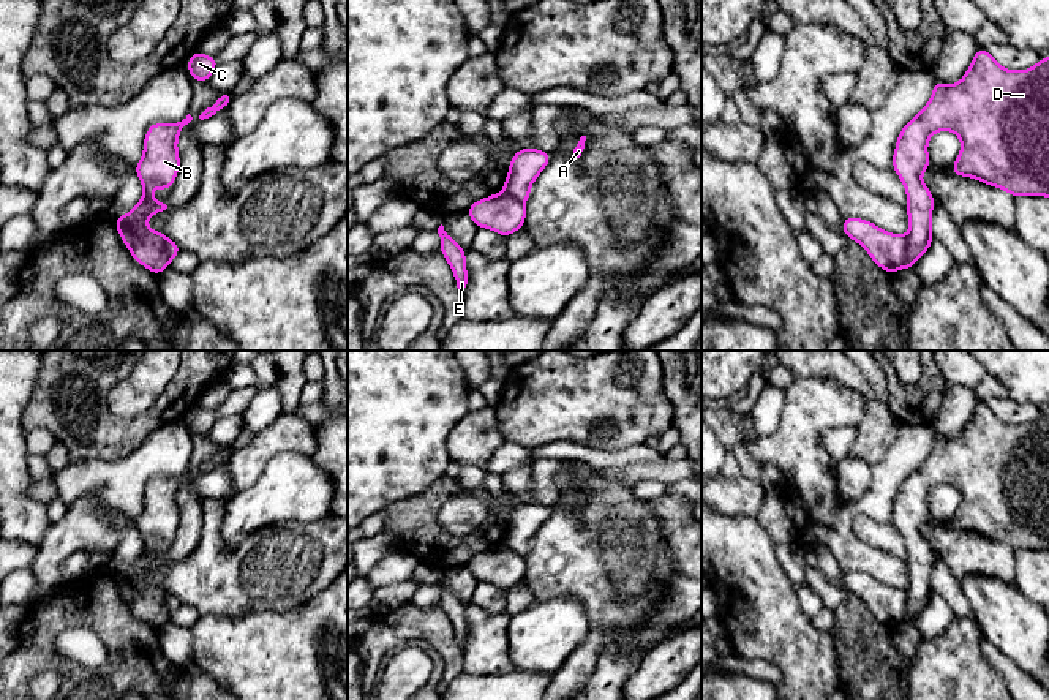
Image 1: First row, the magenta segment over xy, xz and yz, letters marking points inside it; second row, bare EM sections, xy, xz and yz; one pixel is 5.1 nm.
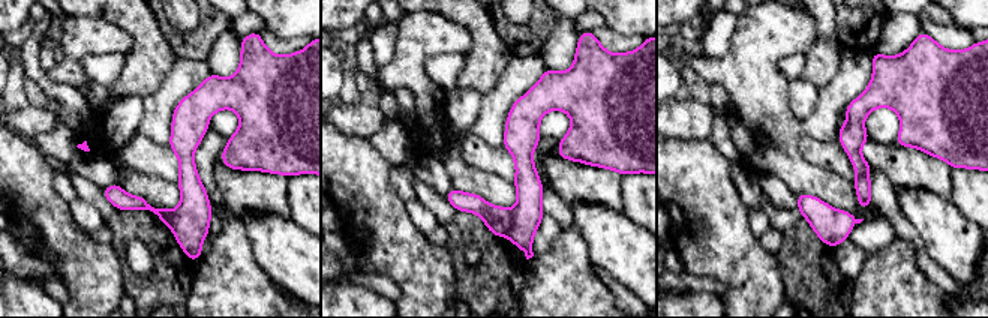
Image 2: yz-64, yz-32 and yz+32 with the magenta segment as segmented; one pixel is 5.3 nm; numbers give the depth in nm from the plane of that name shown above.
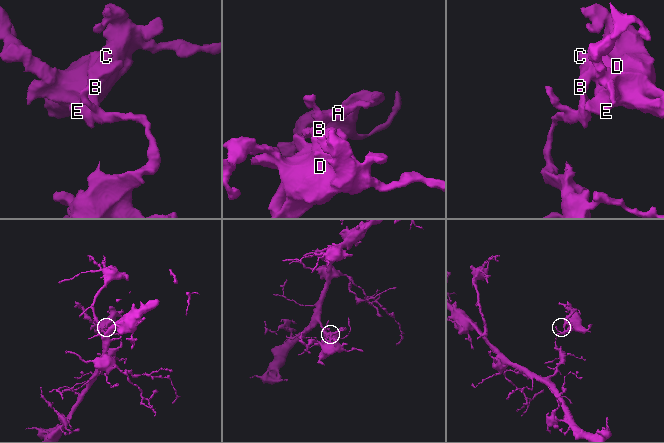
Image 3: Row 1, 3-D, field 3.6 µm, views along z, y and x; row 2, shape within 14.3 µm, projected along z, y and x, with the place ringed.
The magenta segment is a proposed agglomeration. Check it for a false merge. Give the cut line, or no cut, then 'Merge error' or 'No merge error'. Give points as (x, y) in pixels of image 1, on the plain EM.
Split along yz (906, 591), (906, 615), (902, 620). Merge error

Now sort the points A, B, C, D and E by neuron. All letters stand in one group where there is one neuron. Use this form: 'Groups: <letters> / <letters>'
Groups: A / B C D E

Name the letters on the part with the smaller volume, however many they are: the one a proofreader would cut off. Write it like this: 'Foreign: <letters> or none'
Foreign: B, C, D, E

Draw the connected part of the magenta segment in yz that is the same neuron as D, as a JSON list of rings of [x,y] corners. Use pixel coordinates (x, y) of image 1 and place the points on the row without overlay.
[[[978,401],[962,435],[948,439],[937,433],[927,458],[905,477],[893,509],[893,523],[907,544],[910,585],[905,591],[905,623],[912,623],[934,594],[931,574],[935,551],[923,537],[921,526],[932,520],[927,495],[940,484],[956,487],[962,498],[951,520],[954,529],[978,533],[1014,551],[1049,551],[1049,411],[1041,412],[1033,422],[1011,425],[1002,422],[984,401]]]

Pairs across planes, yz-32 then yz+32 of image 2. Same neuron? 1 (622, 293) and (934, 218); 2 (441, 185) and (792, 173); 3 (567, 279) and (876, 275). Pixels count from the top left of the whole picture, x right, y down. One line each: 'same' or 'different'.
1: different
2: different
3: same

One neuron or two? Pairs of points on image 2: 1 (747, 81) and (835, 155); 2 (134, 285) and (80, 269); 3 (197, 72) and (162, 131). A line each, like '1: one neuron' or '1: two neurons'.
1: two neurons
2: two neurons
3: one neuron

